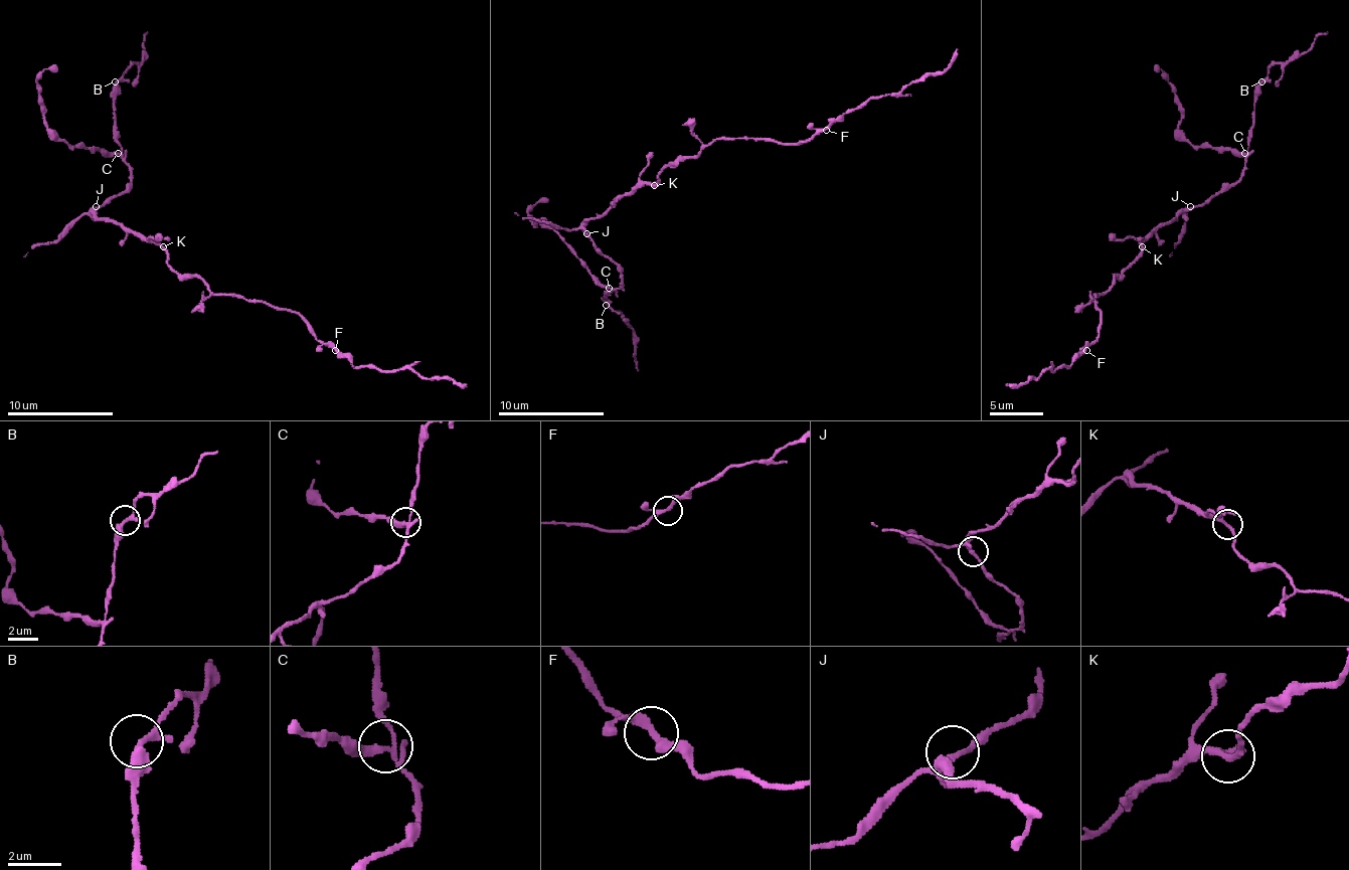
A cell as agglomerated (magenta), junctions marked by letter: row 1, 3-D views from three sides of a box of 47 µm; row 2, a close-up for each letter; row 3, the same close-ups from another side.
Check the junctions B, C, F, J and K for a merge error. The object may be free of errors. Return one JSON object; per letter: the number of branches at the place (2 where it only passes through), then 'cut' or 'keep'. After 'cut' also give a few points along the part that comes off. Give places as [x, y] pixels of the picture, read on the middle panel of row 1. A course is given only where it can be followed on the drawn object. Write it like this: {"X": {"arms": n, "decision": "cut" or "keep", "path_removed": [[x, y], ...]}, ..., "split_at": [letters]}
{"B": {"arms": 3, "decision": "keep"}, "C": {"arms": 4, "decision": "cut", "path_removed": [[609, 289], [560, 238], [539, 222], [536, 225], [528, 211], [547, 198]]}, "F": {"arms": 3, "decision": "keep"}, "J": {"arms": 4, "decision": "keep"}, "K": {"arms": 3, "decision": "keep"}, "split_at": ["C"]}

